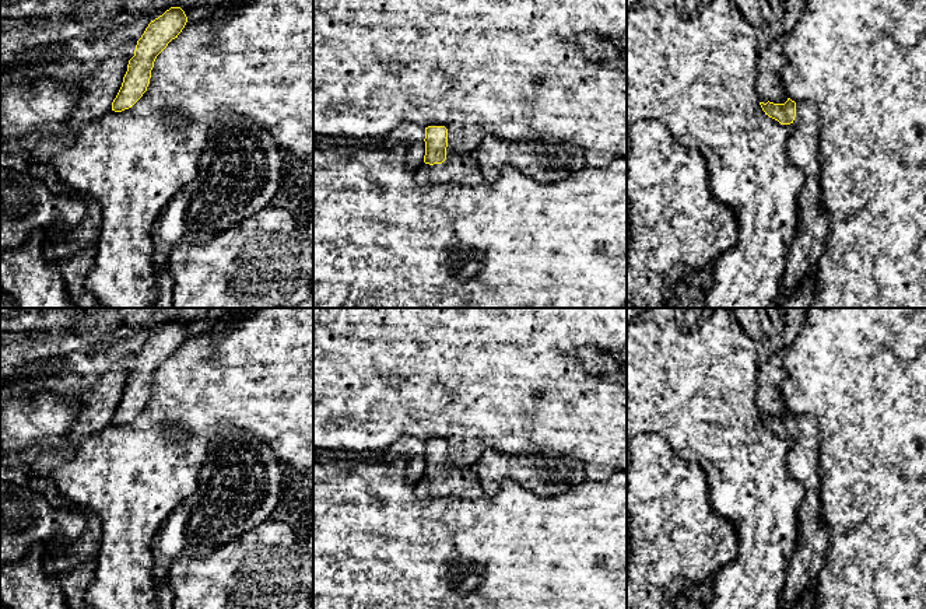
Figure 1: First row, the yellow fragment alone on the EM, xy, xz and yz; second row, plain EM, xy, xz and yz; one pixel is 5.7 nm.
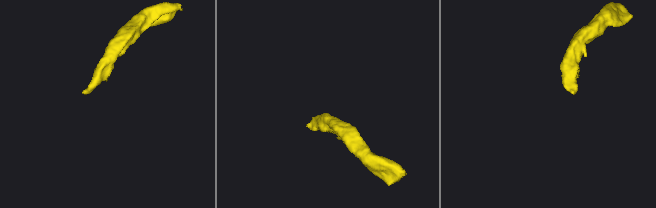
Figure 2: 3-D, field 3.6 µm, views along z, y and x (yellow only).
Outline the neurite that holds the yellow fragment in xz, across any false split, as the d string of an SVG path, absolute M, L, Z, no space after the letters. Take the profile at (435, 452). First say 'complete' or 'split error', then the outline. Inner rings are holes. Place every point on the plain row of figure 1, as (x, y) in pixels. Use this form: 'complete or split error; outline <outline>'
split error; outline M445 440L425 441L424 455L425 469L415 489L417 497L455 496L470 500L485 497L473 468L446 469L448 442Z

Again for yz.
split error; outline M813 414L760 416L762 424L781 438L793 438L788 469L803 487L797 511L797 540L782 591L781 609L790 609L817 578L824 564L827 532L820 500L820 424Z

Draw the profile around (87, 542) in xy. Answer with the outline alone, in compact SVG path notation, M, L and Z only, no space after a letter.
M73 503L73 505L87 515L87 529L64 553L56 556L43 554L43 571L56 578L60 578L64 573L69 573L87 561L95 561L99 550L99 540L102 536L101 518L84 504Z

